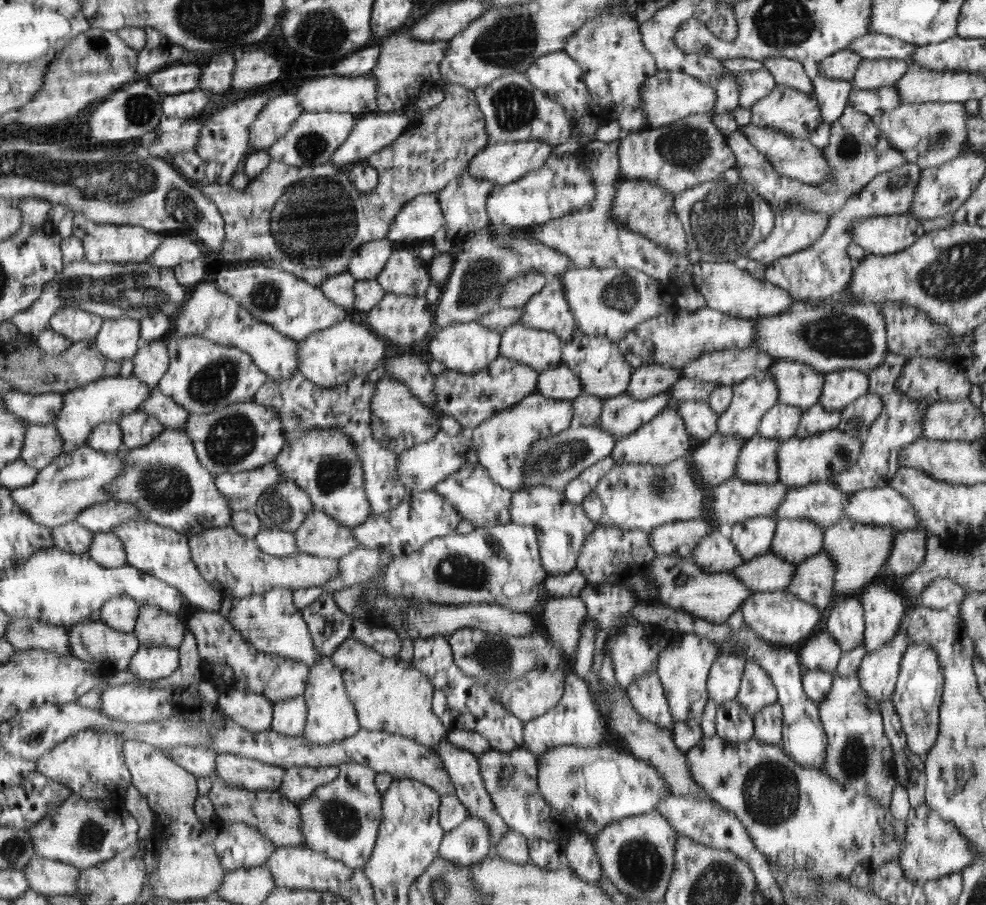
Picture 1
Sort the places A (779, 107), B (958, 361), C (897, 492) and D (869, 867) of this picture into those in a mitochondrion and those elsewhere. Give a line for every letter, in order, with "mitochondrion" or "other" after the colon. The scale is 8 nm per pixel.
A: other
B: other
C: other
D: other

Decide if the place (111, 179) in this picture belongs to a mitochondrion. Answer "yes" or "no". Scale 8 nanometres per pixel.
yes

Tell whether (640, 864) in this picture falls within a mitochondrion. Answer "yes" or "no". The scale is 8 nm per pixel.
yes

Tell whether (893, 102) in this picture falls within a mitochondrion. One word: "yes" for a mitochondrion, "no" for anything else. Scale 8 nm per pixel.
no

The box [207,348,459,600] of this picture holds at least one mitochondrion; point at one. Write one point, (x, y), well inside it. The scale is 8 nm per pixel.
(333, 473)

